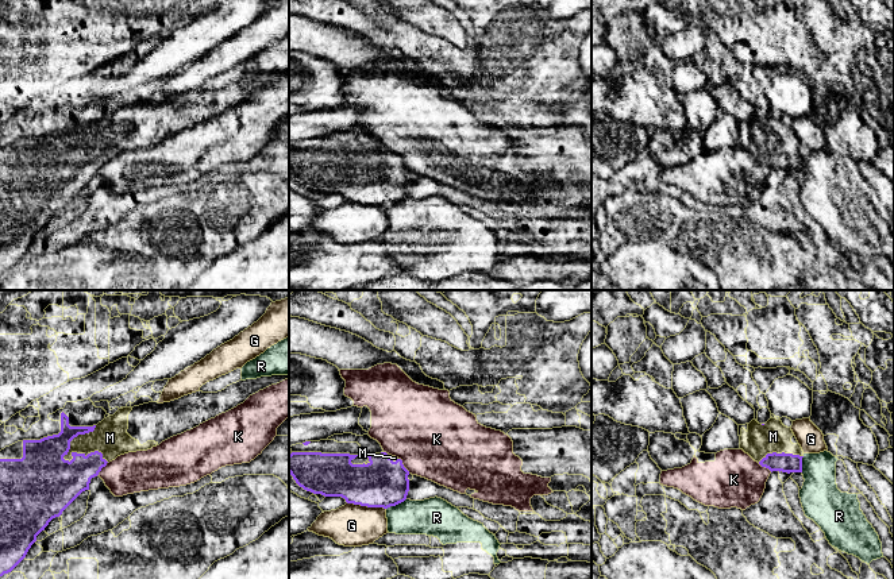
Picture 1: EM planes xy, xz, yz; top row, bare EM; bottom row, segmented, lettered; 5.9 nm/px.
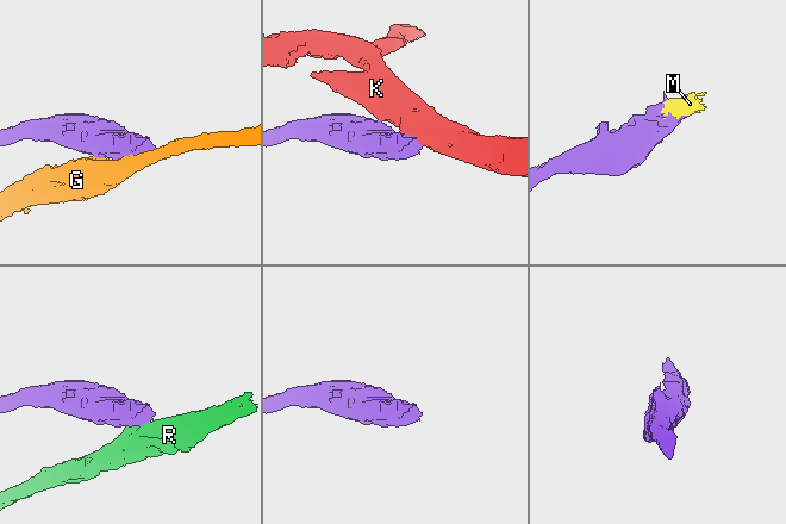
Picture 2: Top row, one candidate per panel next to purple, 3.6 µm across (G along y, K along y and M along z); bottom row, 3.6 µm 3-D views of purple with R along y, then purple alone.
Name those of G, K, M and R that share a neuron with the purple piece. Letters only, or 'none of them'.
M

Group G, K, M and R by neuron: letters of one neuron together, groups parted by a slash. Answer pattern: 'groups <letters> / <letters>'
groups G / K / M / R

